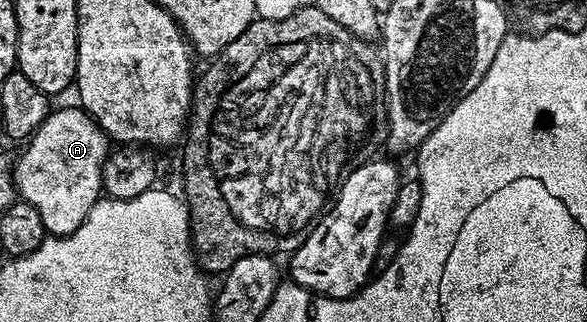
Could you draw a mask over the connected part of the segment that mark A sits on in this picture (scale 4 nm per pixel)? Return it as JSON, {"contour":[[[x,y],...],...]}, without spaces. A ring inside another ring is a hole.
{"contour":[[[55,108],[16,161],[18,196],[40,211],[51,238],[72,235],[103,196],[102,164],[108,156],[108,138],[85,109],[73,108]]]}

